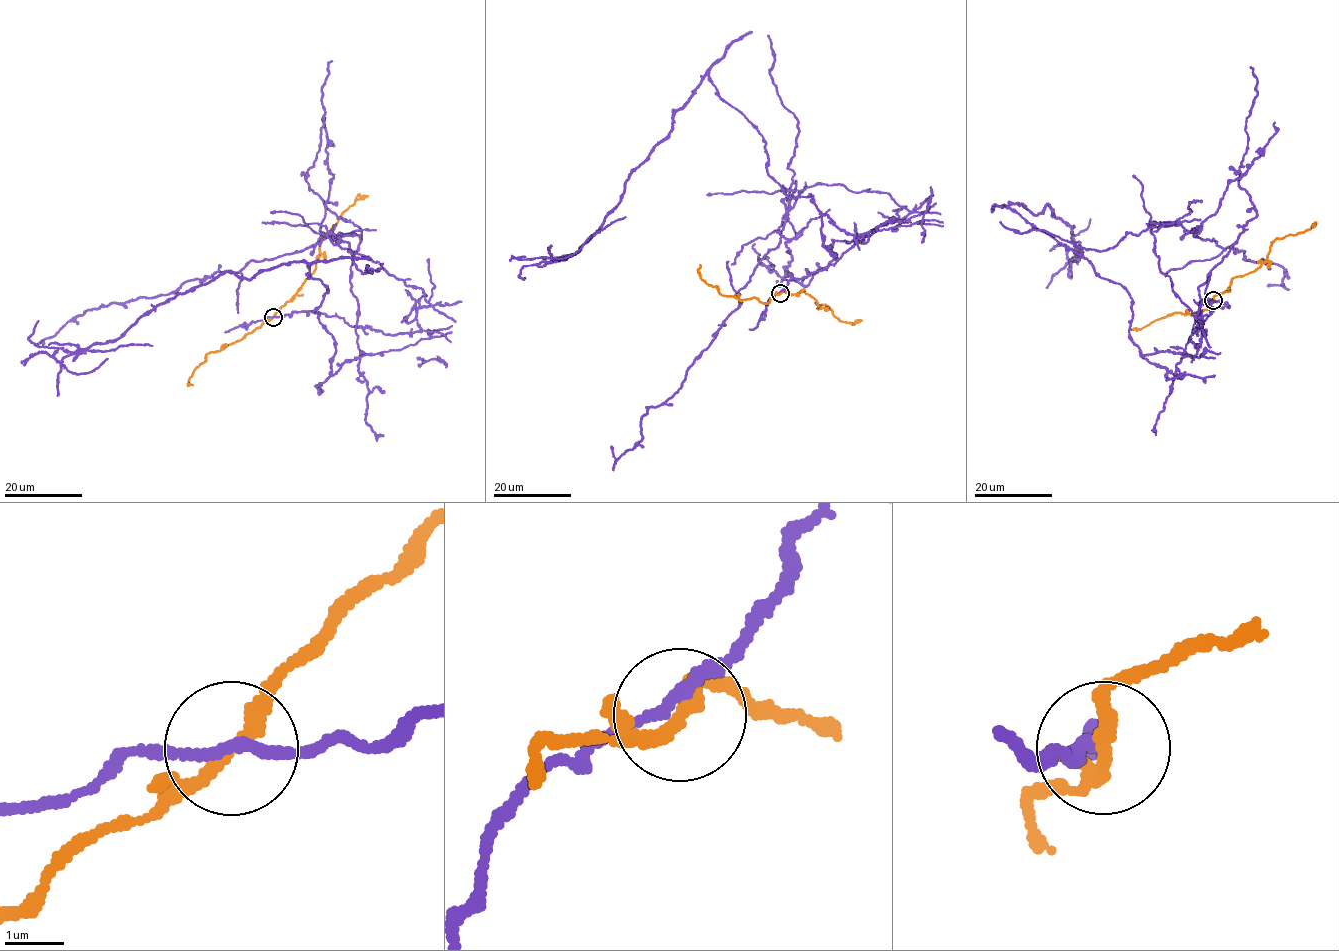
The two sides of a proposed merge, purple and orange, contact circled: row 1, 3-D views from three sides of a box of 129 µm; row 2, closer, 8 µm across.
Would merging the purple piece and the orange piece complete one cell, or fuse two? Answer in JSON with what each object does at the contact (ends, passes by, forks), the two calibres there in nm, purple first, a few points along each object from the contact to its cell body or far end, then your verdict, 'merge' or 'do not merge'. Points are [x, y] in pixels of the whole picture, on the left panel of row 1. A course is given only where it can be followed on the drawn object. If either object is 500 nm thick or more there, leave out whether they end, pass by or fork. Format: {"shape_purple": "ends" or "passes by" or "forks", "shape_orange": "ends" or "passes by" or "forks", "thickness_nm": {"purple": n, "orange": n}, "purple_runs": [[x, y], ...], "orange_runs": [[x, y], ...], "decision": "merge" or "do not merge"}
{"shape_purple": "passes by", "shape_orange": "passes by", "thickness_nm": {"purple": 180, "orange": 220}, "purple_runs": [[273, 316], [429, 337], [332, 375], [329, 290], [297, 261], [74, 352], [38, 320]], "orange_runs": [[273, 316], [310, 277], [315, 267], [320, 240], [344, 211], [368, 195]], "decision": "do not merge"}

